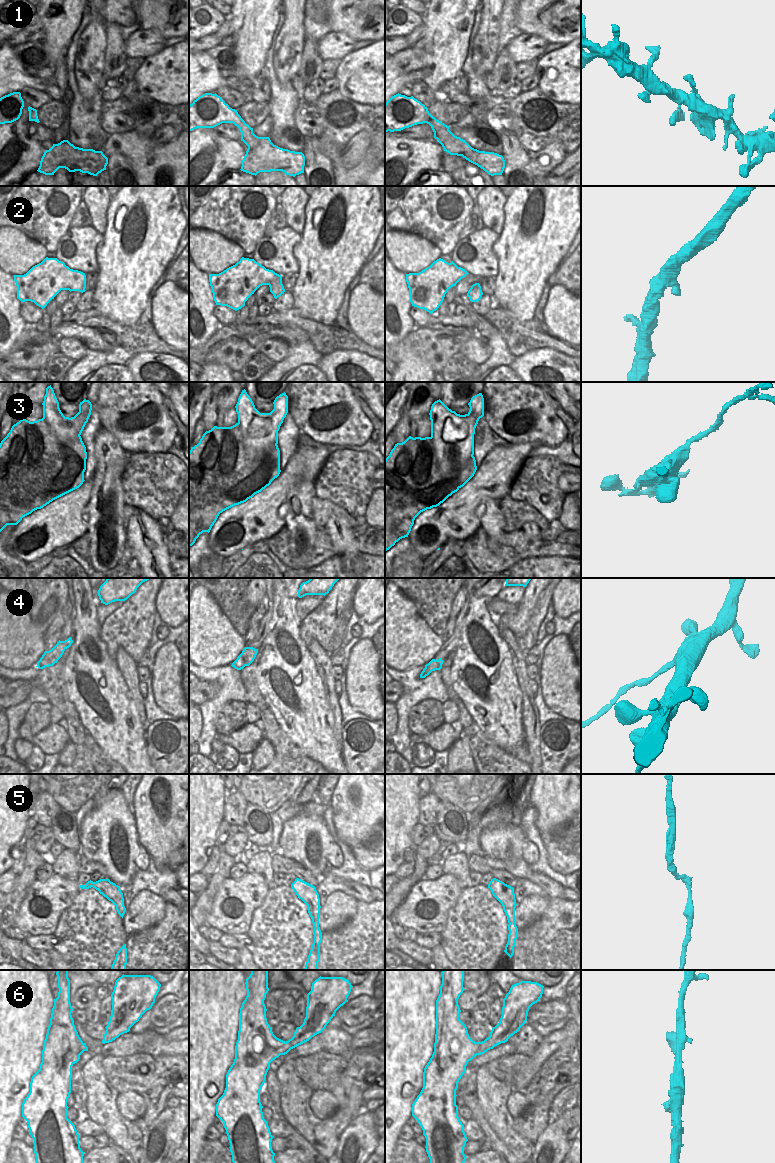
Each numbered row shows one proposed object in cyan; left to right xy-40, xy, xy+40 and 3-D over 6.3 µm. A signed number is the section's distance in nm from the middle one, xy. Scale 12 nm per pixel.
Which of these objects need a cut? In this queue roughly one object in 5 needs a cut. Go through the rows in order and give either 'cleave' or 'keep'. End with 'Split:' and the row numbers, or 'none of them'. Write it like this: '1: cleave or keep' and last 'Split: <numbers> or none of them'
1: keep
2: keep
3: cleave
4: cleave
5: keep
6: keep
Split: 3, 4

